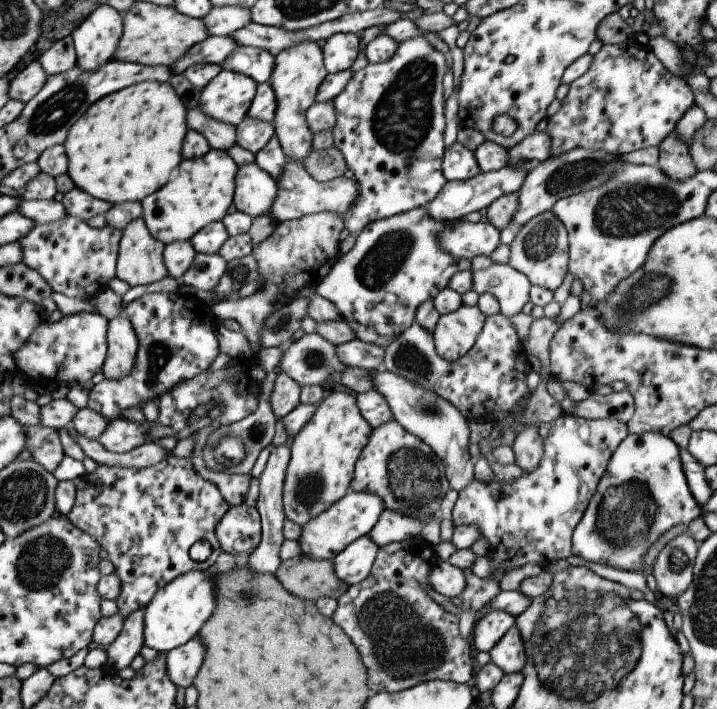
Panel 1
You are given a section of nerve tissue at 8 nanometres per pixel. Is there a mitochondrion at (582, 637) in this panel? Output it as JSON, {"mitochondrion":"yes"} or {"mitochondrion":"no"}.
{"mitochondrion":"yes"}

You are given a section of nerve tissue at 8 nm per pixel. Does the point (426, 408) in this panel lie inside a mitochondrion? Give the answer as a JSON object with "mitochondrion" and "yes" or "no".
{"mitochondrion":"yes"}

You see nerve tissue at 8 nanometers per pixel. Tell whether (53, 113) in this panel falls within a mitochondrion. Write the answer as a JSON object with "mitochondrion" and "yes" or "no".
{"mitochondrion":"yes"}

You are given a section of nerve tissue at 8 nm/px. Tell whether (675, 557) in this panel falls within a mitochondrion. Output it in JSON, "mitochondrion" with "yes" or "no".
{"mitochondrion":"yes"}

